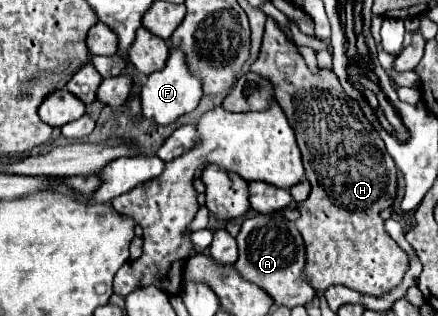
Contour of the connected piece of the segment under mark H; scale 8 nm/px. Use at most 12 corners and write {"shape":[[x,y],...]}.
{"shape":[[272,17],[274,83],[312,185],[296,227],[316,291],[380,297],[408,257],[380,211],[398,171],[332,71]]}

